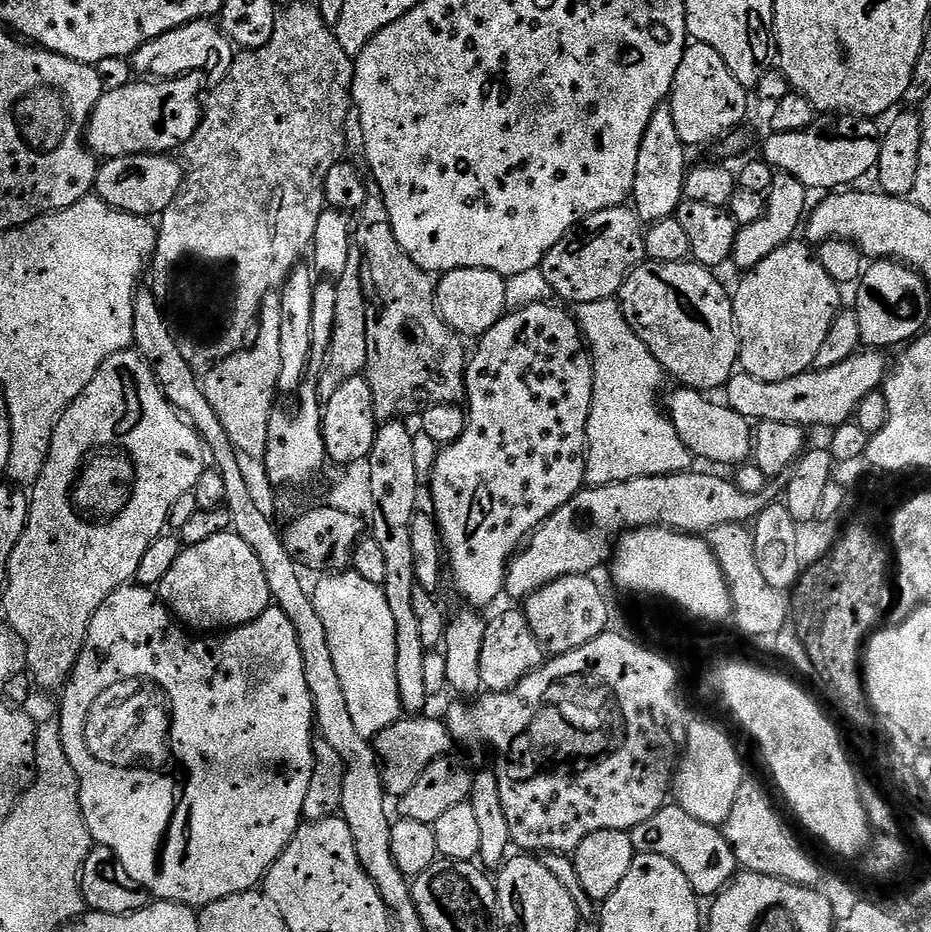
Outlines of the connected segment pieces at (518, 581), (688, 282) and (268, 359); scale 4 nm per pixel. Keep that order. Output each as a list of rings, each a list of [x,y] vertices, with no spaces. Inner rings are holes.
[[[675,472],[661,476],[643,476],[630,478],[626,482],[617,484],[597,484],[580,489],[566,506],[554,510],[546,522],[542,522],[536,531],[528,537],[520,551],[513,556],[508,564],[508,573],[504,579],[504,592],[512,595],[517,602],[523,602],[538,591],[542,586],[554,582],[563,576],[586,576],[595,573],[600,563],[607,561],[614,551],[614,541],[621,534],[633,528],[673,528],[675,532],[689,534],[711,534],[717,530],[727,529],[729,526],[744,526],[747,522],[755,521],[756,517],[769,511],[772,504],[781,499],[781,489],[770,486],[762,490],[762,494],[746,494],[737,486],[735,479],[715,476],[712,472]]]
[[[645,262],[635,268],[626,279],[624,284],[620,287],[618,293],[618,303],[624,312],[626,322],[630,322],[630,326],[638,334],[638,338],[642,338],[642,342],[646,342],[646,346],[650,350],[650,354],[654,354],[654,358],[658,358],[658,362],[664,367],[665,373],[669,377],[672,376],[677,381],[677,385],[685,388],[694,388],[698,392],[705,394],[712,394],[712,391],[723,389],[724,385],[728,383],[729,378],[737,371],[738,361],[740,358],[740,334],[736,331],[736,315],[732,309],[732,296],[726,289],[720,285],[720,280],[716,277],[717,273],[711,268],[703,268],[701,264],[695,262],[685,262],[683,264],[654,264]]]
[[[279,291],[266,294],[260,307],[260,333],[250,347],[230,358],[213,364],[202,376],[206,402],[214,406],[218,422],[222,422],[230,442],[241,457],[263,461],[266,454],[266,434],[278,397],[278,370],[282,370],[280,353],[282,302]]]

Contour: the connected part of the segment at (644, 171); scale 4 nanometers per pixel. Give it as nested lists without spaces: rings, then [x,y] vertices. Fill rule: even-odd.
[[[671,103],[658,105],[654,114],[650,114],[646,134],[642,134],[642,146],[638,146],[638,170],[634,170],[630,197],[636,215],[645,225],[675,216],[678,206],[684,201],[684,177],[690,167],[684,152],[687,152],[686,146],[682,138],[678,138],[678,130],[674,127]]]

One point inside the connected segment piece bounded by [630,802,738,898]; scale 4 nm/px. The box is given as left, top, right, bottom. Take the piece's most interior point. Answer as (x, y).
(700, 850)

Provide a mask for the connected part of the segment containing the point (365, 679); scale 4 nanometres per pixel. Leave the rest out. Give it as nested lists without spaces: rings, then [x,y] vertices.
[[[351,570],[324,574],[317,580],[320,581],[316,589],[311,589],[310,595],[318,618],[322,618],[322,626],[326,626],[326,642],[330,642],[330,654],[334,657],[334,670],[338,670],[338,682],[342,682],[342,694],[346,694],[346,706],[354,717],[354,726],[358,726],[358,734],[375,738],[402,716],[396,669],[396,631],[390,602],[386,602],[381,585],[366,582],[362,574]]]

